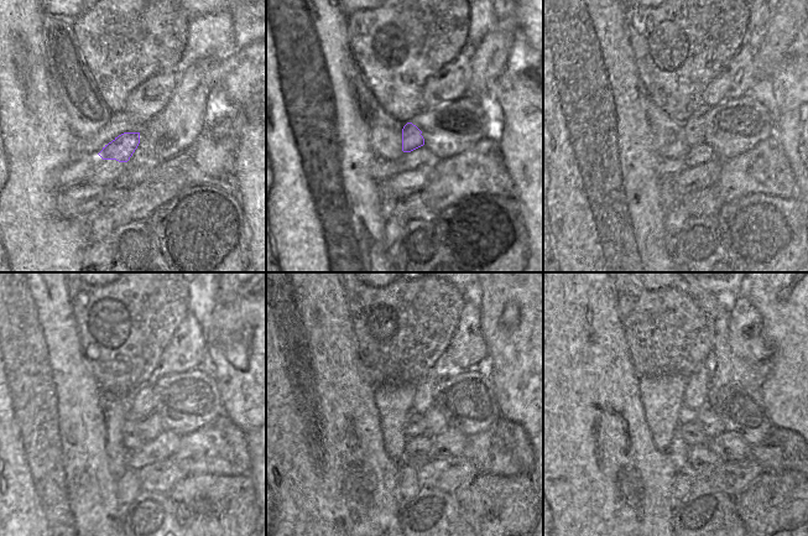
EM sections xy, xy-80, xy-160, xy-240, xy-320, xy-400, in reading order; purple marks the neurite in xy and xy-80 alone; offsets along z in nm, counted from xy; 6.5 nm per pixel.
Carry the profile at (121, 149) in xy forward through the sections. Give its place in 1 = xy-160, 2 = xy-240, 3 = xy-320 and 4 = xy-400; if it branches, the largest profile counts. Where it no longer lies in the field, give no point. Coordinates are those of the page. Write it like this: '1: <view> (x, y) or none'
1: xy-160 (693, 129)
2: xy-240 (141, 404)
3: xy-320 (422, 400)
4: xy-400 (697, 388)

